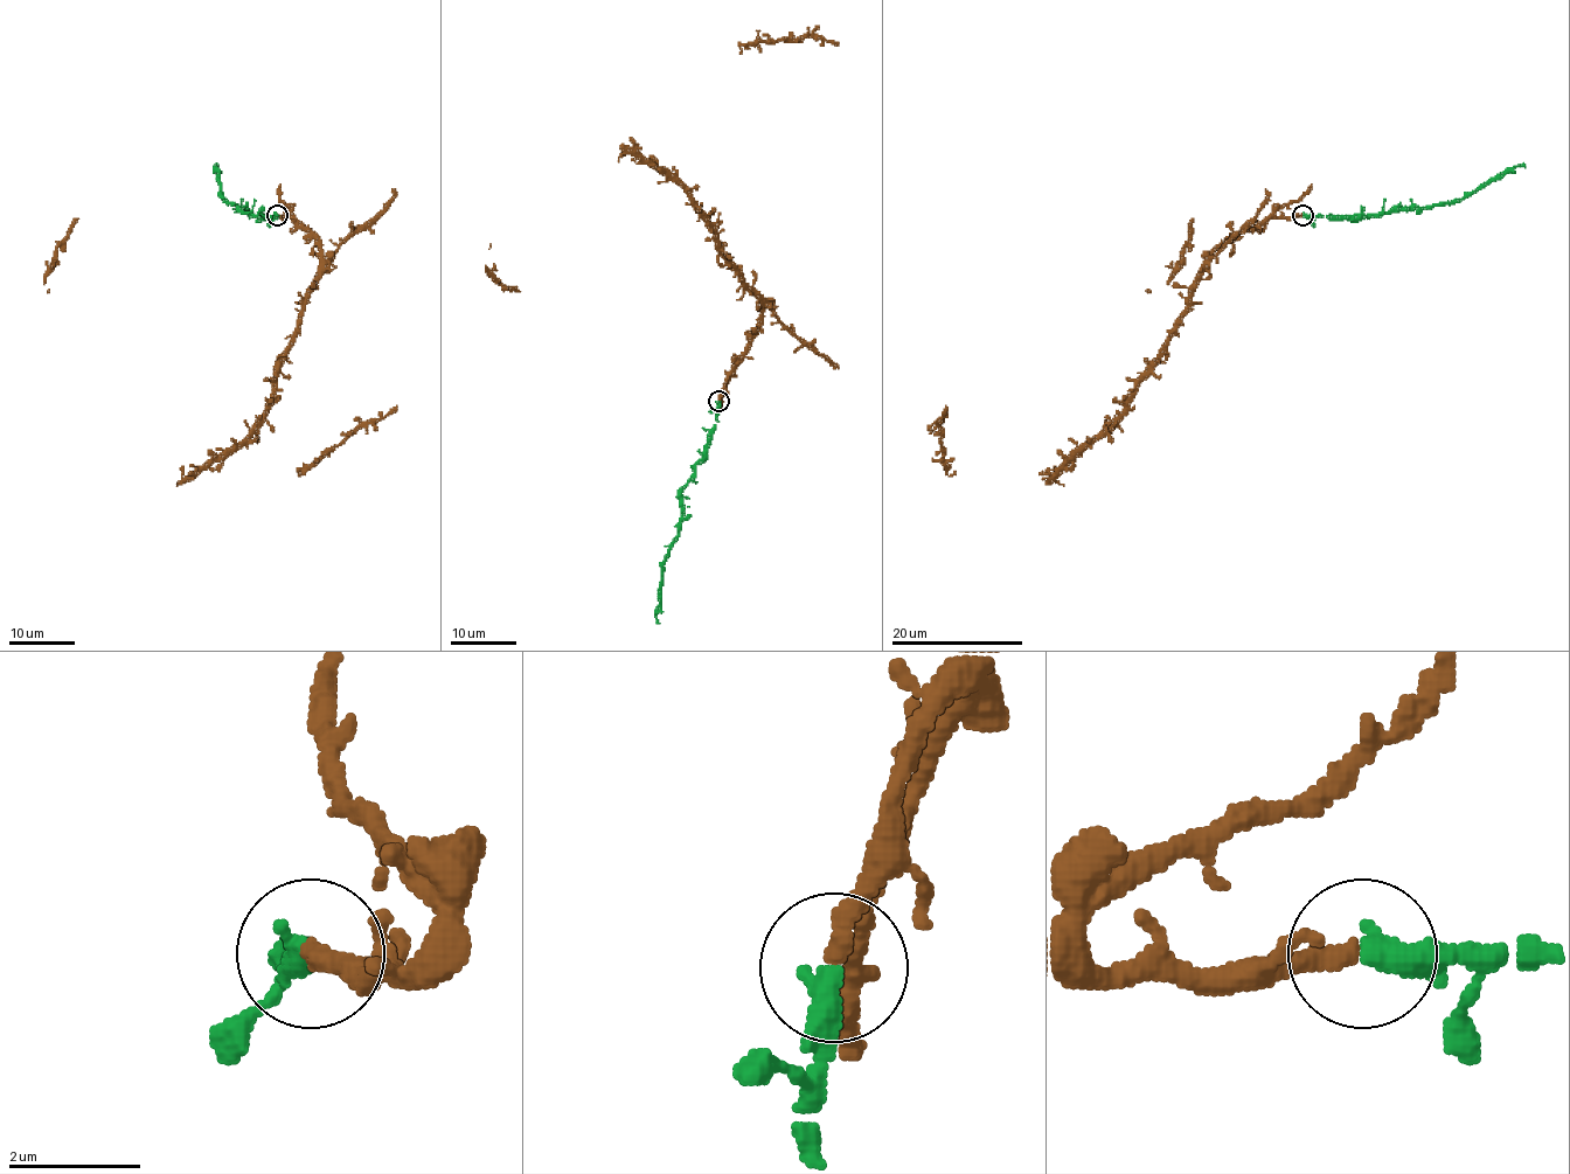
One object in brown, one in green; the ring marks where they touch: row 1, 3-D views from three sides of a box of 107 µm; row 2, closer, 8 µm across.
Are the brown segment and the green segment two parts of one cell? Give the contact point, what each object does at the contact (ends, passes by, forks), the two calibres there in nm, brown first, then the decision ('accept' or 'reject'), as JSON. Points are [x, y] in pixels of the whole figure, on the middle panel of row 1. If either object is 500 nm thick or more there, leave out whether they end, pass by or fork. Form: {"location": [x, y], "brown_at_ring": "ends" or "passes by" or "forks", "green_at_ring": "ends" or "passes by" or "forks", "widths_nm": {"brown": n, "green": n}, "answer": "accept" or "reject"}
{"location": [718, 401], "brown_at_ring": "ends", "green_at_ring": "ends", "widths_nm": {"brown": 320, "green": 440}, "answer": "accept"}

